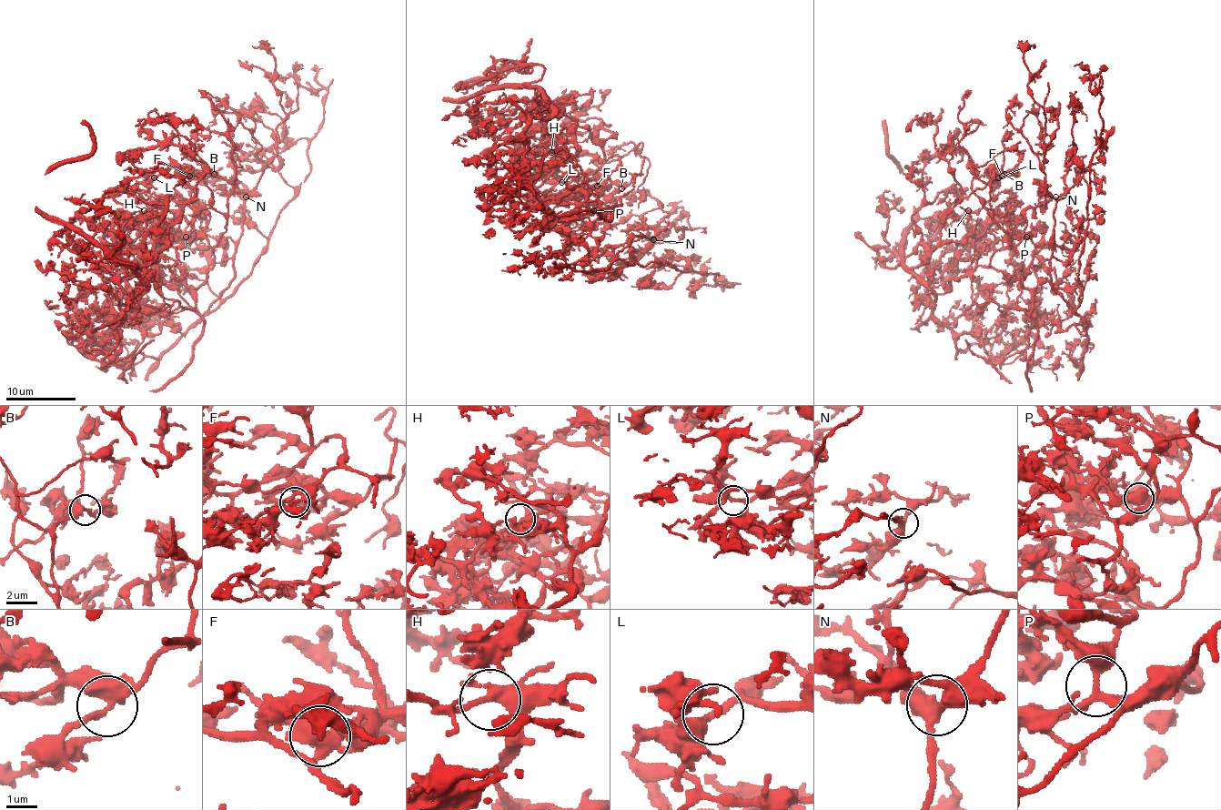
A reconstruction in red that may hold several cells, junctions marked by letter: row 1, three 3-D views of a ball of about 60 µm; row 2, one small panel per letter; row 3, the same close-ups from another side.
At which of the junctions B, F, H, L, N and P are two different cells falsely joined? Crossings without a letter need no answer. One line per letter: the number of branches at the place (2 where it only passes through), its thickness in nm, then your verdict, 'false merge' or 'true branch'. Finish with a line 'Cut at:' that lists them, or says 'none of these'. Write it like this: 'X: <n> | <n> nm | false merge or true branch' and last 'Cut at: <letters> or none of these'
B: 3 | 340 nm | true branch
F: 3 | 260 nm | false merge
H: 3 | 300 nm | true branch
L: 3 | 240 nm | true branch
N: 3 | 320 nm | true branch
P: 3 | 300 nm | true branch
Cut at: F

